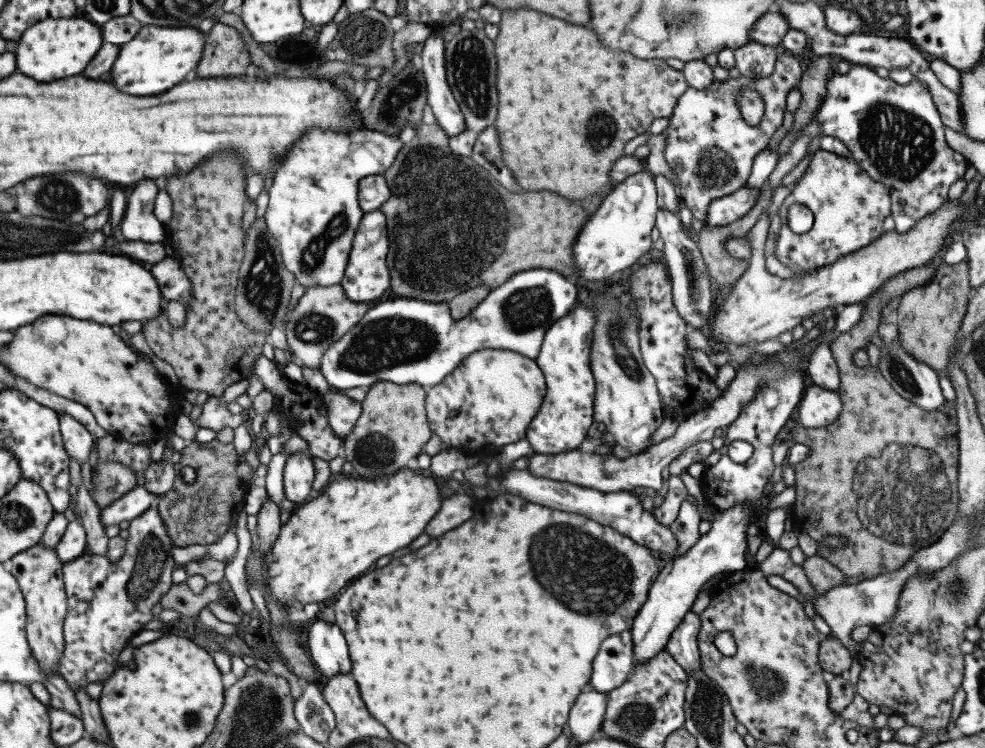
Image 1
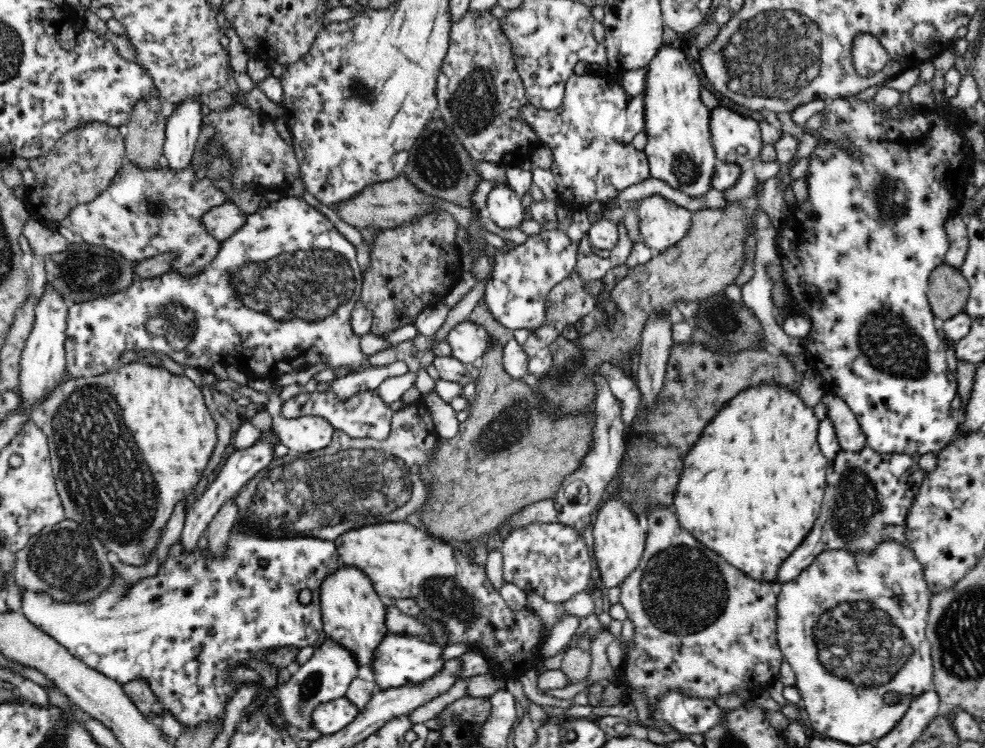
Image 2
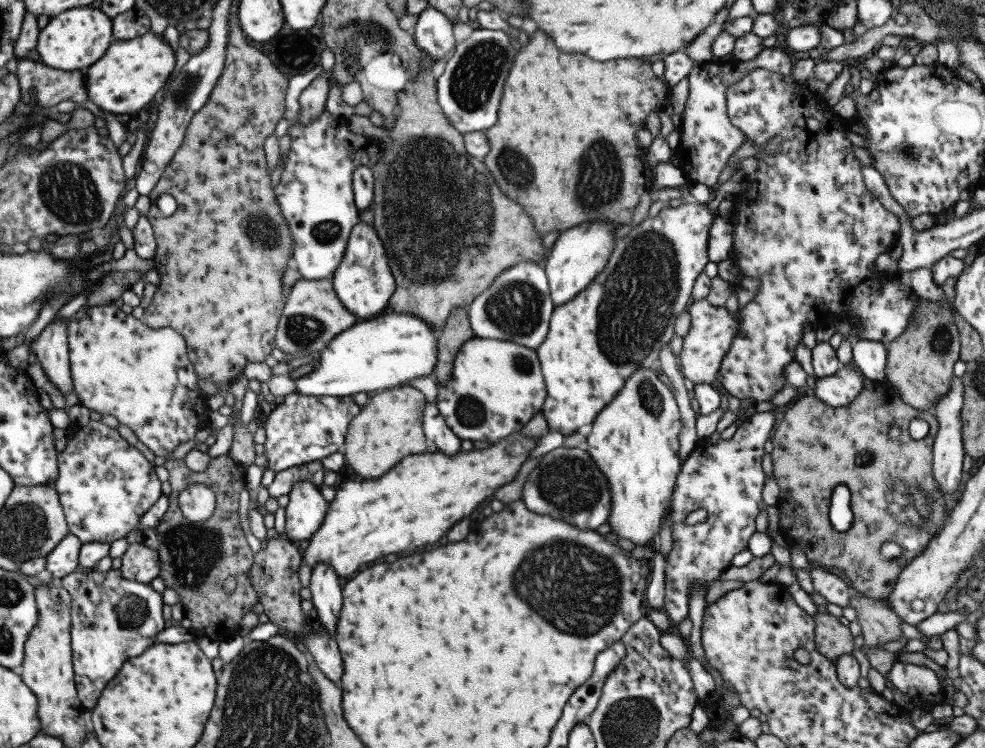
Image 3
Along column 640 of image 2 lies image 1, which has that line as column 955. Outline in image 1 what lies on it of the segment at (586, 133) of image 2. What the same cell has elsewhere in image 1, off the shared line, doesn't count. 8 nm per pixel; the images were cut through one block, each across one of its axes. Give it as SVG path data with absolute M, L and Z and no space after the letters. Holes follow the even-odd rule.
M852 65L846 74L837 73L829 78L824 100L815 114L815 122L808 123L801 132L804 136L822 134L823 137L842 141L864 172L889 190L891 216L896 222L894 232L898 234L906 234L922 218L942 208L949 201L948 188L953 182L962 179L967 169L968 159L952 150L945 141L941 116L928 87L916 78L902 86L892 77L880 77L870 66Z

